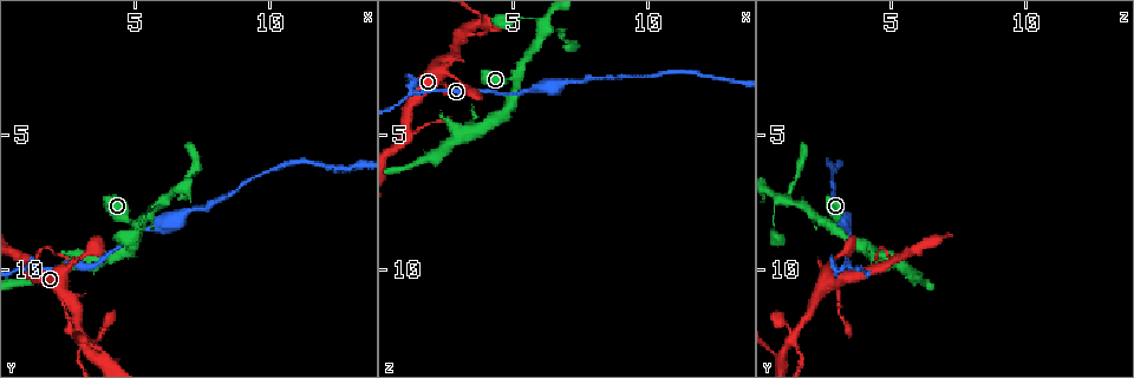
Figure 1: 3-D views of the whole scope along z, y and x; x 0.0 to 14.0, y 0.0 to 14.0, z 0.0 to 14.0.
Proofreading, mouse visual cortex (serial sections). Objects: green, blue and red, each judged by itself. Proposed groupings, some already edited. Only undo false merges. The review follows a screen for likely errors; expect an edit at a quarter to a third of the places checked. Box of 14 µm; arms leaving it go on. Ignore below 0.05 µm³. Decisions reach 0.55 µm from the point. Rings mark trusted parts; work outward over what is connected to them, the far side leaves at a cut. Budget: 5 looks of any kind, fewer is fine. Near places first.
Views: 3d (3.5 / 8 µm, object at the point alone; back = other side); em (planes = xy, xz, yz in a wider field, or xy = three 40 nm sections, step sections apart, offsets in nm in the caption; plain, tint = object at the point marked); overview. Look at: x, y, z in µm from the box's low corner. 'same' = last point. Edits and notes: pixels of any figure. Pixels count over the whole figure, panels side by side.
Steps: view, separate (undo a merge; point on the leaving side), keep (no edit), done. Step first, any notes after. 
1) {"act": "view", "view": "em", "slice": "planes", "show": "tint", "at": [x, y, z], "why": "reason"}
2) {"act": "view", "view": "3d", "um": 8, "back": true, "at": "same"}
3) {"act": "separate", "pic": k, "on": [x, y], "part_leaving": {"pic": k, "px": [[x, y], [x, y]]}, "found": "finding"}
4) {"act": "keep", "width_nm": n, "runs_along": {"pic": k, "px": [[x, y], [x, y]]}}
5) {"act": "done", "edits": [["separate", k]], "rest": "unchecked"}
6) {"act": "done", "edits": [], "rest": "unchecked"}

{"act": "view", "view": "3d", "um": 3.5, "at": [1.2, 10.0, 3.5], "why": "a fork"}

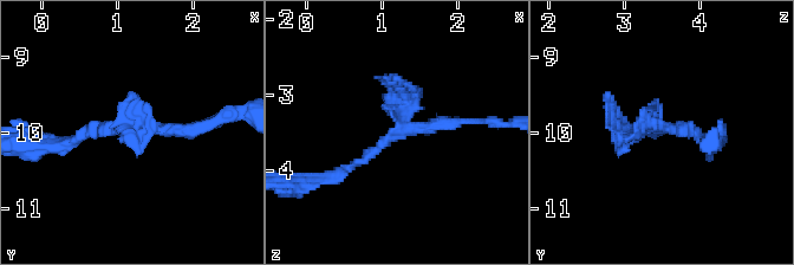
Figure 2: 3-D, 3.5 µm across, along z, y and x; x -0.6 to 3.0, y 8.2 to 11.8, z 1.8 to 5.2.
{"act": "view", "view": "em", "slice": "xy", "step": 2, "show": "tint", "at": [1.30, 9.95, 3.50], "why": "now the EM"}

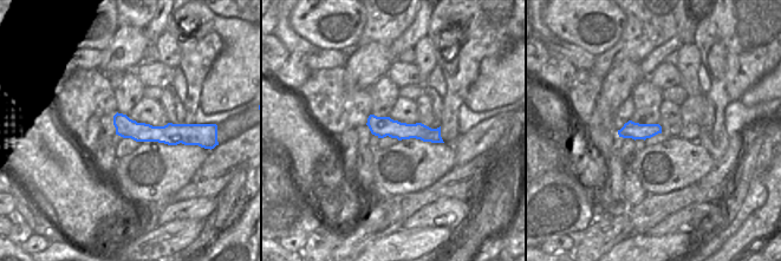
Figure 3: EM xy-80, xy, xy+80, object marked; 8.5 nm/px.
{"act": "separate", "pic": 2, "on": [143, 137], "part_leaving": {"pic": 2, "px": [[649, 125], [622, 133], [610, 92]]}, "found": "two cells meet here"}

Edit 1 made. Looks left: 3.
{"act": "view", "view": "3d", "um": 3.5, "at": [7.0, 7.8, 3.0]}

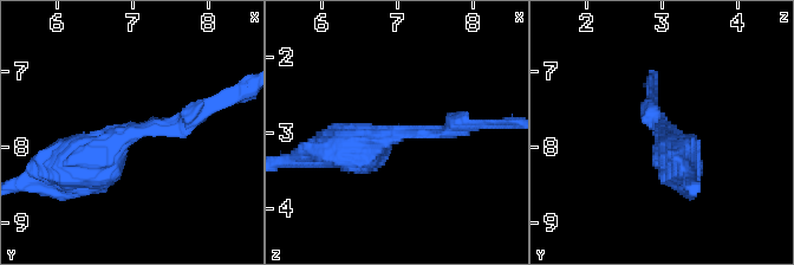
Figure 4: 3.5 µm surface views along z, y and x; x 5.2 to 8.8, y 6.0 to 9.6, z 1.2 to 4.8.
{"act": "view", "view": "em", "slice": "xy", "step": 5, "show": "tint", "at": [7.05, 7.80, 3.00], "arm_widths_nm": [200, 600]}

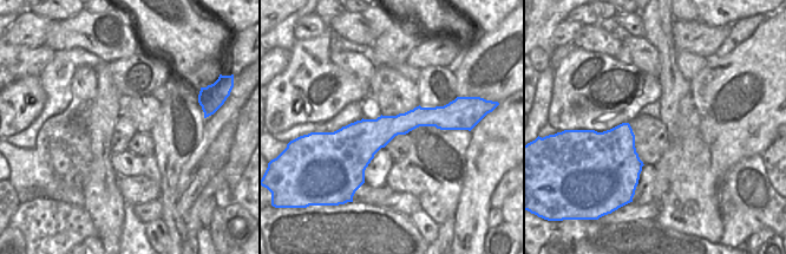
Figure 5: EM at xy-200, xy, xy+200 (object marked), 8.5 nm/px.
{"act": "keep", "runs_along": {"pic": 4, "px": [[69, 168], [207, 107]]}, "found": "continuous, no second cell"}

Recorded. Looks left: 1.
{"act": "done", "edits": [["separate", 2]], "rest": "unchecked"}

